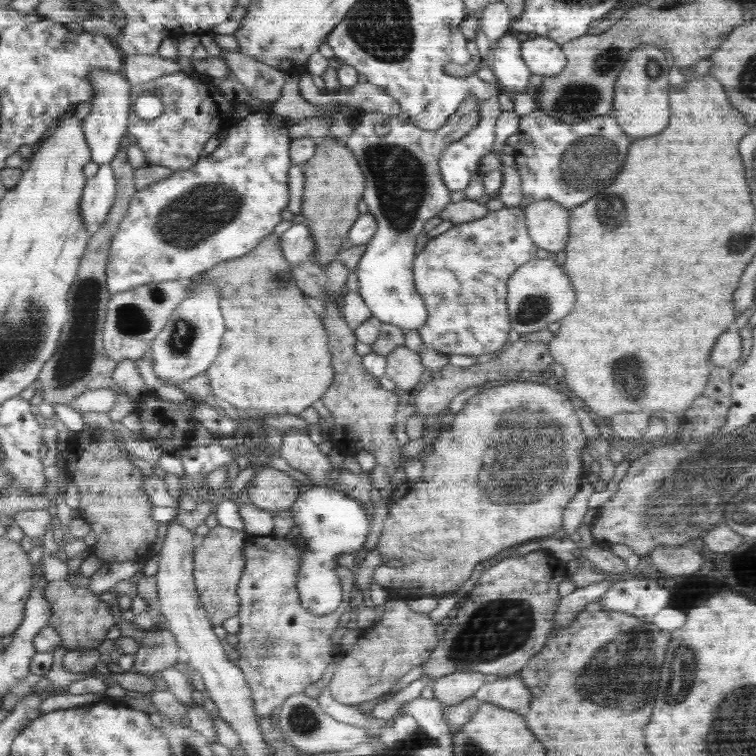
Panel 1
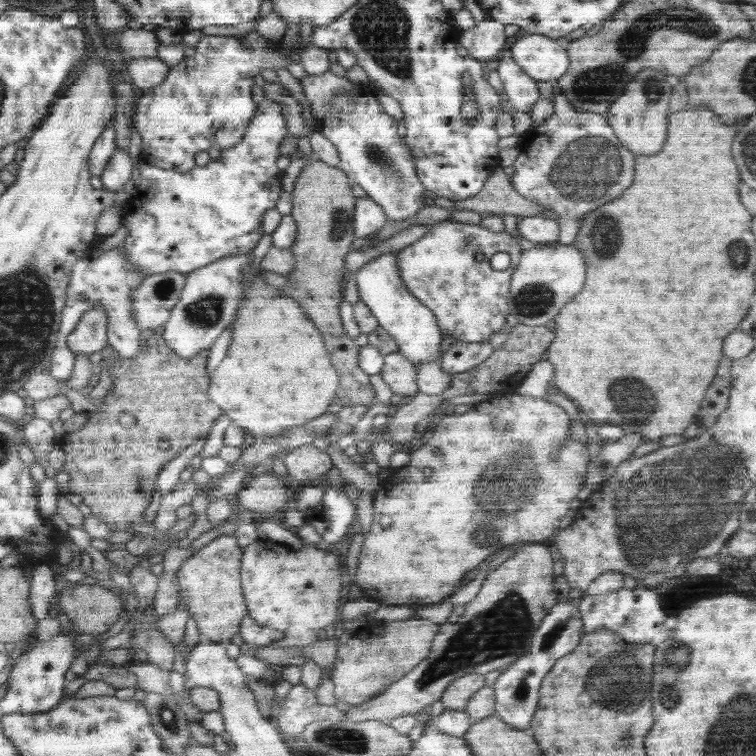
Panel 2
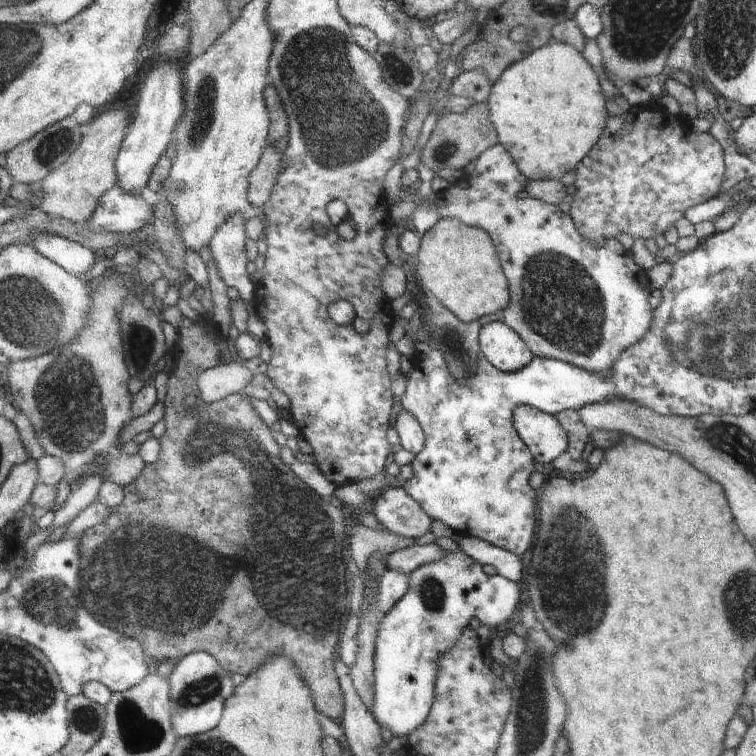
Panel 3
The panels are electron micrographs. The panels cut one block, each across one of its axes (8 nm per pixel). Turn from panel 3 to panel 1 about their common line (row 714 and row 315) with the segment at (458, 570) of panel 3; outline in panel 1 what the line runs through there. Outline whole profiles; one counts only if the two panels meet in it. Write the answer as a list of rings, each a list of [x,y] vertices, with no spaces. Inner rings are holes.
[[[473,96],[458,108],[448,123],[438,130],[424,130],[398,116],[388,116],[381,112],[363,113],[352,125],[353,132],[349,139],[344,139],[346,146],[359,160],[367,187],[363,192],[363,200],[368,206],[369,213],[376,219],[377,229],[374,236],[367,242],[362,251],[362,256],[357,264],[355,274],[359,280],[360,296],[365,300],[370,309],[371,316],[383,323],[390,323],[404,330],[420,329],[427,322],[429,313],[426,302],[414,290],[415,278],[412,278],[412,260],[418,248],[418,239],[424,224],[438,216],[450,204],[450,190],[441,177],[440,160],[443,150],[456,140],[469,135],[480,124],[481,114],[477,100]]]

